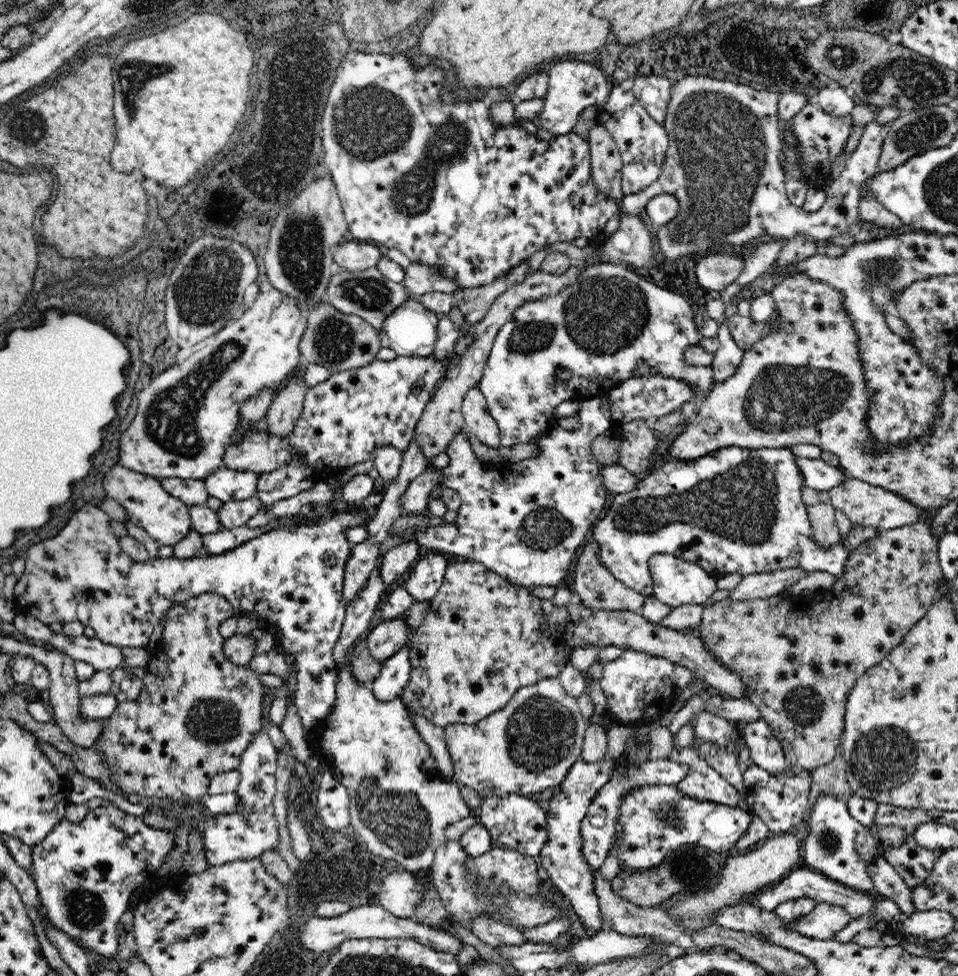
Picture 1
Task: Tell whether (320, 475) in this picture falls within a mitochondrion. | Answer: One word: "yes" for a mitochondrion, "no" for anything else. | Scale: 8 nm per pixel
no

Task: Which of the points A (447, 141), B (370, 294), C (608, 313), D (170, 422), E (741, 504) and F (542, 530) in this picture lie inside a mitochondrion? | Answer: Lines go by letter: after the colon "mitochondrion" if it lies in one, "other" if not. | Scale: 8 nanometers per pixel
A: mitochondrion
B: mitochondrion
C: mitochondrion
D: mitochondrion
E: mitochondrion
F: mitochondrion

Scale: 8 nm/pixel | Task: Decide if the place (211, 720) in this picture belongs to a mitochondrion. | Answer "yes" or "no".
yes

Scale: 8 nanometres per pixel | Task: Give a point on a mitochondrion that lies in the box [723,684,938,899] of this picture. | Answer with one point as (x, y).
(884, 757)

